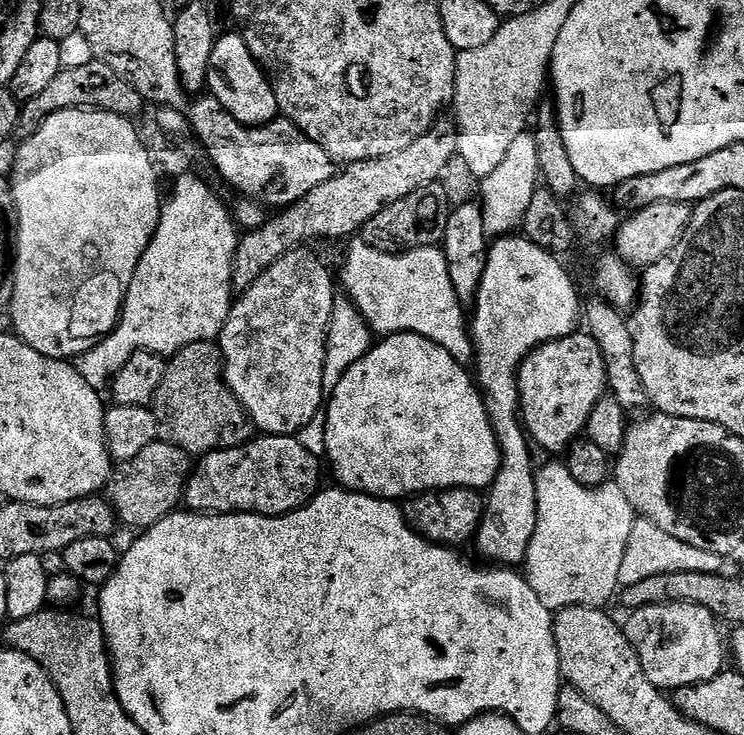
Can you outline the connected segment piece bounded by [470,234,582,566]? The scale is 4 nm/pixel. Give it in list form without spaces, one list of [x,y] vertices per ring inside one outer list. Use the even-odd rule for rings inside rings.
[[[523,235],[501,236],[489,247],[488,265],[482,276],[474,305],[476,313],[471,313],[470,316],[470,333],[475,352],[474,376],[484,397],[484,405],[496,431],[498,446],[502,453],[500,470],[487,493],[484,521],[481,522],[480,531],[474,537],[474,544],[480,547],[482,555],[492,559],[489,561],[499,562],[504,566],[520,566],[525,563],[538,518],[537,469],[532,466],[533,449],[530,447],[530,437],[520,414],[520,367],[535,348],[552,340],[561,340],[564,336],[573,335],[577,331],[576,319],[579,316],[581,319],[582,316],[582,304],[580,308],[576,284],[572,281],[571,274],[555,259],[559,260],[549,249],[538,247]]]

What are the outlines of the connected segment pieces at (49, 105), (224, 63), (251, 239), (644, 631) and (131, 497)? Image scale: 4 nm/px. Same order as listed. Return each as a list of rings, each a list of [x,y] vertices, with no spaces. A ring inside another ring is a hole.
[[[89,59],[90,62],[80,64],[74,68],[71,66],[61,69],[57,78],[54,78],[42,94],[36,100],[27,101],[20,114],[20,124],[17,128],[17,135],[22,138],[30,136],[43,123],[42,118],[51,116],[66,108],[85,108],[88,110],[99,110],[101,112],[113,112],[119,116],[136,118],[143,108],[146,108],[146,101],[114,71],[109,64],[103,64],[101,60]]]
[[[233,30],[217,39],[210,55],[207,87],[211,95],[218,98],[218,102],[240,124],[259,126],[277,119],[280,107],[276,95],[272,90],[272,81],[268,79],[263,68],[250,54],[243,35]]]
[[[425,134],[418,137],[397,156],[382,160],[361,160],[359,164],[347,165],[337,171],[330,182],[310,190],[303,200],[290,208],[277,211],[273,220],[271,217],[259,228],[245,231],[236,247],[232,267],[233,289],[250,287],[279,256],[305,242],[312,242],[308,240],[324,240],[327,236],[332,240],[340,240],[343,236],[355,237],[370,222],[370,218],[374,218],[374,214],[386,206],[414,194],[420,188],[437,183],[448,159],[454,156],[454,144],[451,139],[436,141],[431,140],[430,136]]]
[[[659,604],[635,609],[629,616],[632,617],[629,618],[628,624],[623,625],[624,632],[628,635],[628,643],[634,646],[634,650],[642,662],[642,670],[646,674],[646,678],[650,678],[650,682],[655,688],[661,690],[685,688],[691,684],[712,680],[725,671],[726,636],[720,633],[721,621],[713,612],[706,610],[706,606]]]
[[[167,442],[146,446],[132,460],[125,460],[113,471],[107,485],[106,496],[116,510],[119,523],[129,524],[135,530],[154,527],[162,518],[181,507],[194,460],[189,453]]]

